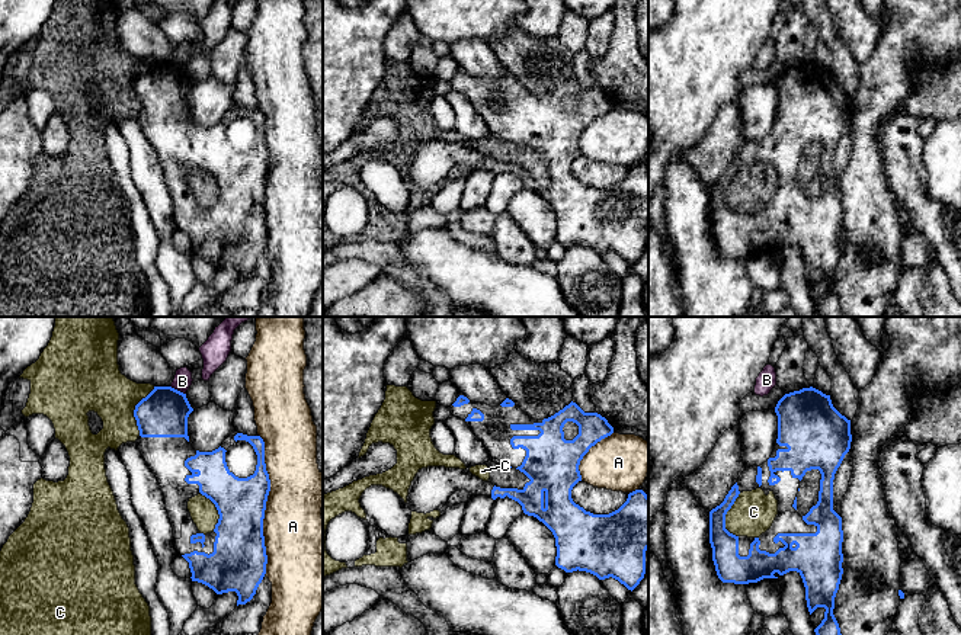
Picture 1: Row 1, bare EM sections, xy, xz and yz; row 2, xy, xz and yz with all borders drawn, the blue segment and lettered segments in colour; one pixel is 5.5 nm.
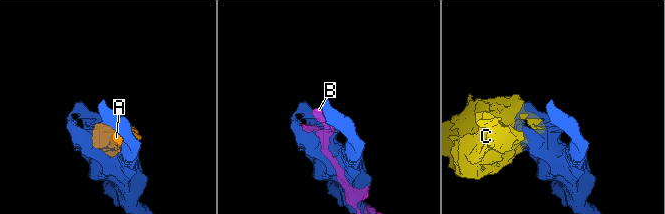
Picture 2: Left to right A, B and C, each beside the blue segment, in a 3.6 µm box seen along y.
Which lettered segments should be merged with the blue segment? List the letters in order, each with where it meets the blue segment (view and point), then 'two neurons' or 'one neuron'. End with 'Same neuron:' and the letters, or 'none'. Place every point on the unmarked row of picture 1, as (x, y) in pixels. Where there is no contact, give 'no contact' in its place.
A: xy (265, 179) | two neurons
B: xy (176, 64) | two neurons
C: xy (134, 86) | two neurons
Same neuron: none

